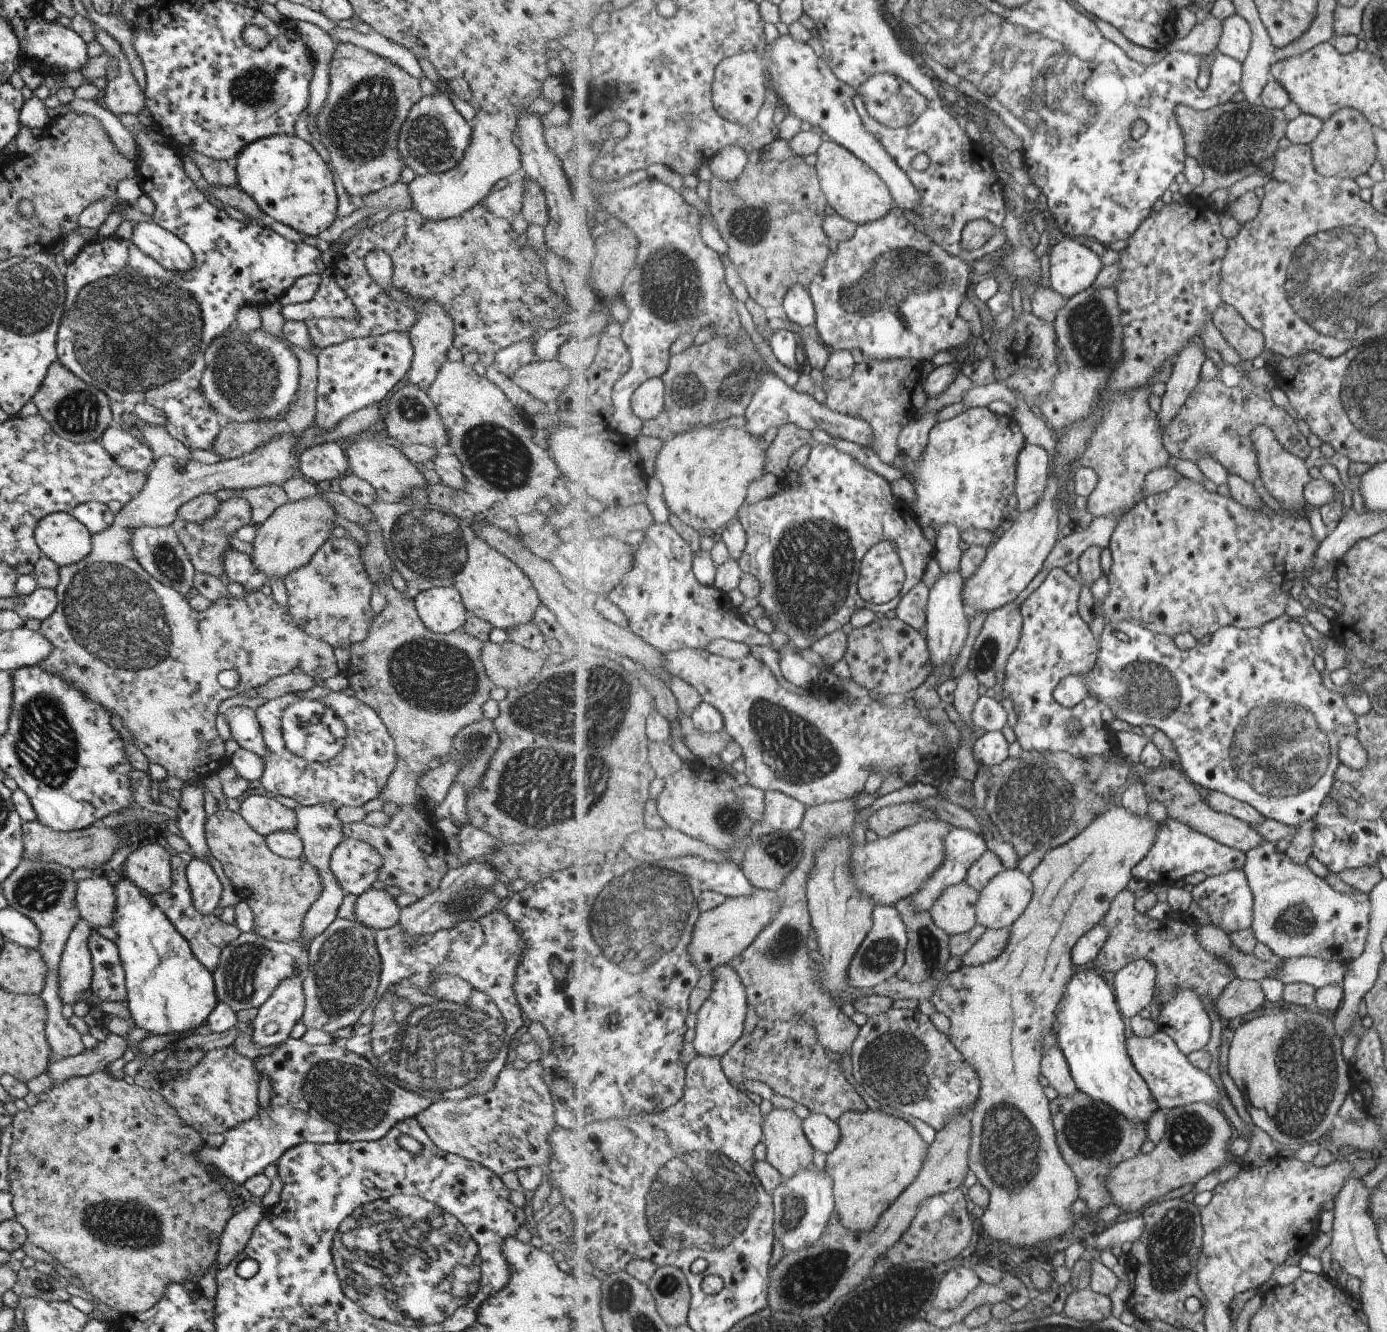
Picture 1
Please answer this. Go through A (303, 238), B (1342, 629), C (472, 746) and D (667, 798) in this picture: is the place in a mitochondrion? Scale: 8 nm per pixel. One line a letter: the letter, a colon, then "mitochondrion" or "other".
A: other
B: other
C: mitochondrion
D: other

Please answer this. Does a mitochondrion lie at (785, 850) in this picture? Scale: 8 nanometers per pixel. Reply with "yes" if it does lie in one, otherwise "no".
yes

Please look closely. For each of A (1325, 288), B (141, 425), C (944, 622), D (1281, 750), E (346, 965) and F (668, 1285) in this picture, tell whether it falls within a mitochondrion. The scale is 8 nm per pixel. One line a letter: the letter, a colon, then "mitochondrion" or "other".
A: mitochondrion
B: other
C: other
D: mitochondrion
E: mitochondrion
F: mitochondrion

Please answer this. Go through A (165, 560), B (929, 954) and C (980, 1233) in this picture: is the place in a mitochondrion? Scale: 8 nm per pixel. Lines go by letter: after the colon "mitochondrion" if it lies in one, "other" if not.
A: mitochondrion
B: mitochondrion
C: other

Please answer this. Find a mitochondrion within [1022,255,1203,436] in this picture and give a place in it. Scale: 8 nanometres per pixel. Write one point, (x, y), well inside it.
(1090, 327)

